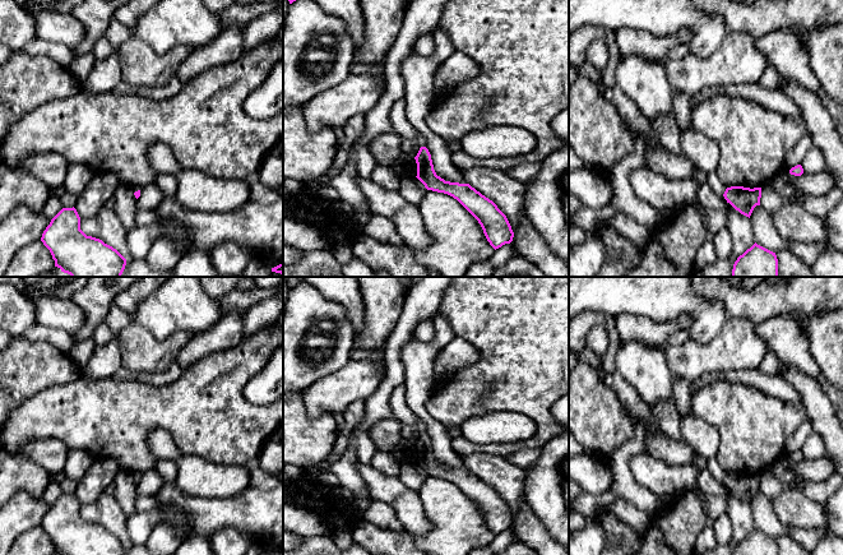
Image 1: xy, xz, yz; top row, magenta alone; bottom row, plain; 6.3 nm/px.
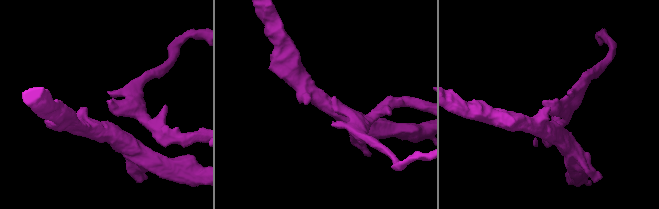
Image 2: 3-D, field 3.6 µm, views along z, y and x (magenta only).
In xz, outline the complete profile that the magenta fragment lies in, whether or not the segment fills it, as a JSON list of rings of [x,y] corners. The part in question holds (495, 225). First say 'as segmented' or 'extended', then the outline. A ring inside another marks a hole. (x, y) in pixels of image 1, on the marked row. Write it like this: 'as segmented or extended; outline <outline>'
extended; outline [[[417,133],[420,151],[414,157],[417,163],[417,179],[427,190],[444,193],[457,199],[481,225],[490,245],[496,250],[510,244],[514,237],[506,216],[497,205],[472,188],[469,184],[445,181],[436,175],[431,154],[426,148],[425,138]]]

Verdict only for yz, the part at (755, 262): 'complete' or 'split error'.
complete

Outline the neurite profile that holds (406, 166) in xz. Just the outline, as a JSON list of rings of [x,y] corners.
[[[402,154],[394,163],[393,170],[399,177],[416,177],[417,176],[417,163],[414,157],[408,154]]]

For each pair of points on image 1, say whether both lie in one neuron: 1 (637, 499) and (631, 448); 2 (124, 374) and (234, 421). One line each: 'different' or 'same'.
1: same
2: different

